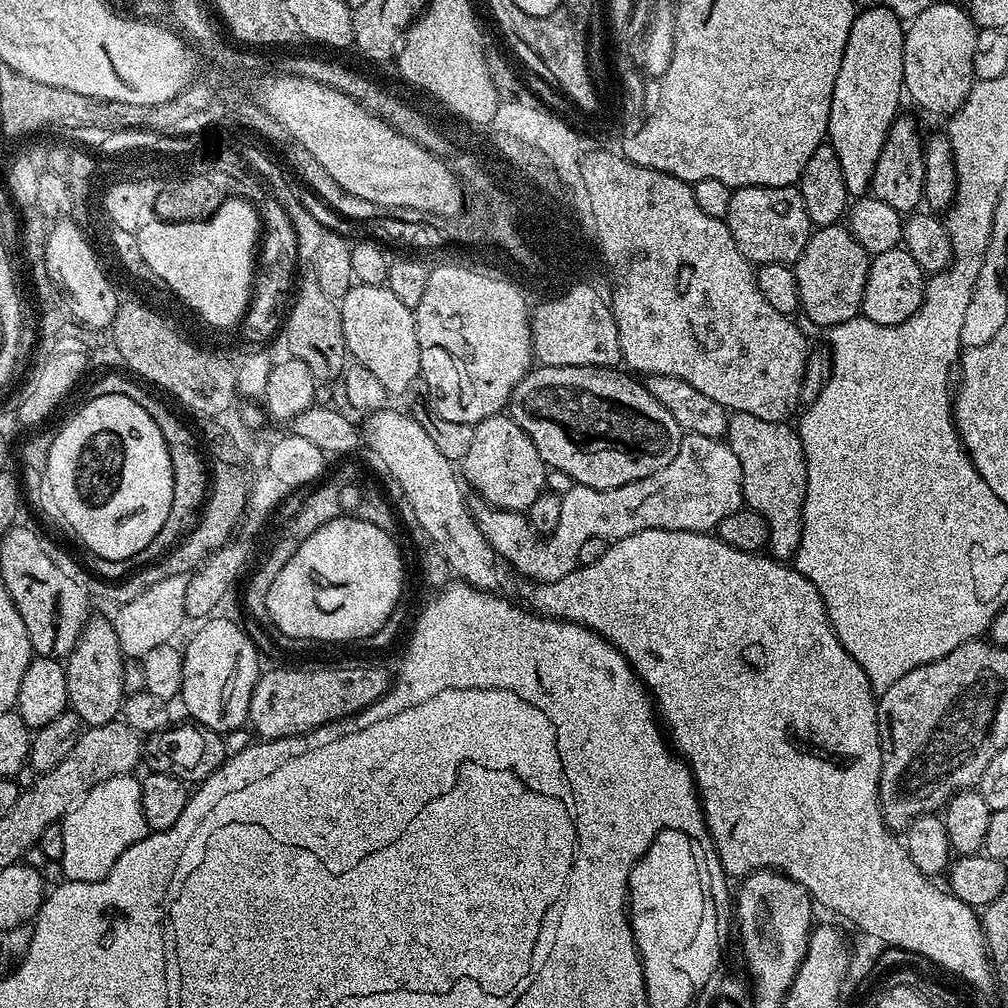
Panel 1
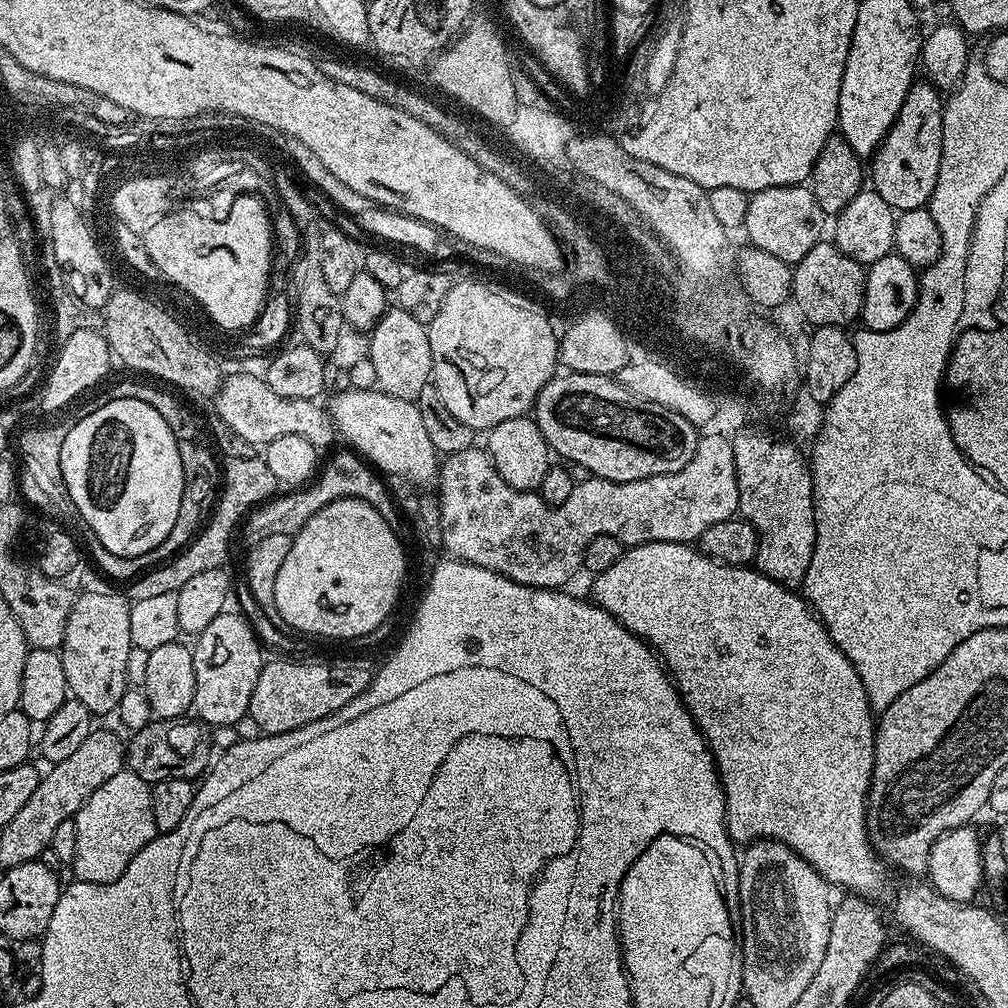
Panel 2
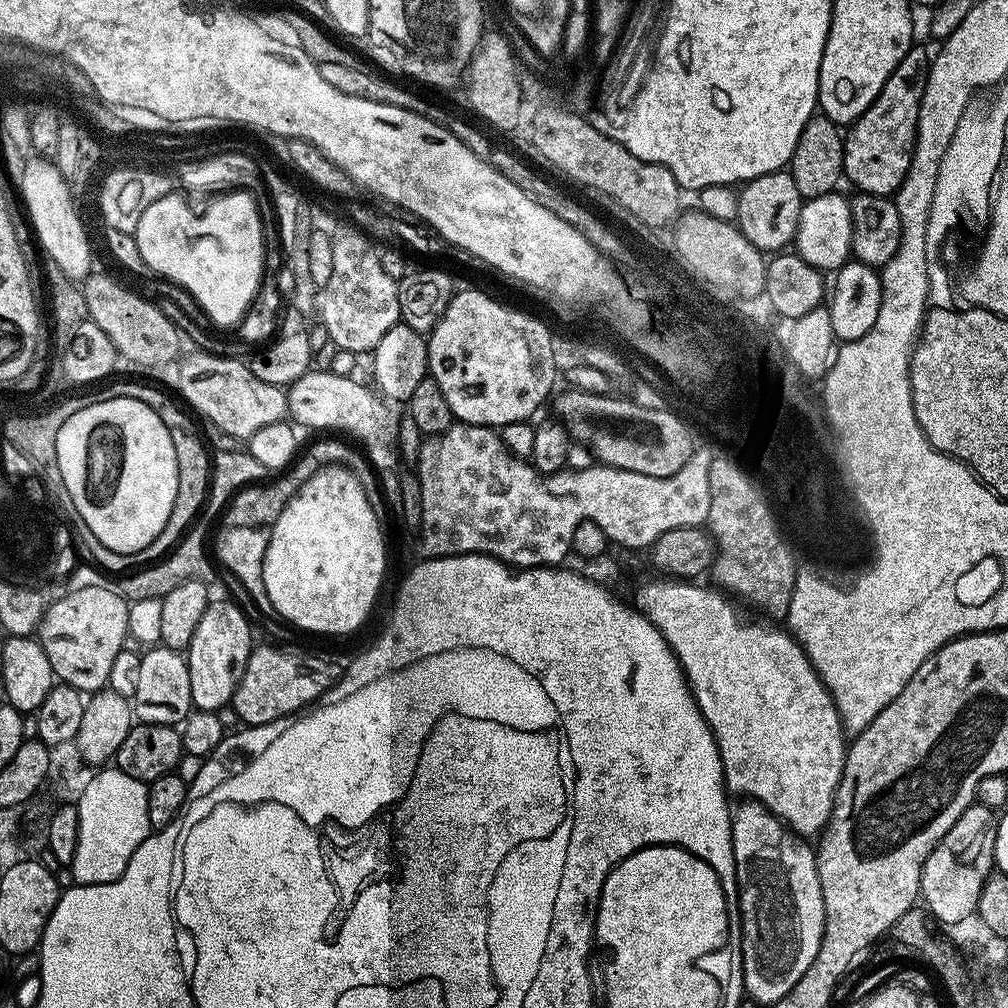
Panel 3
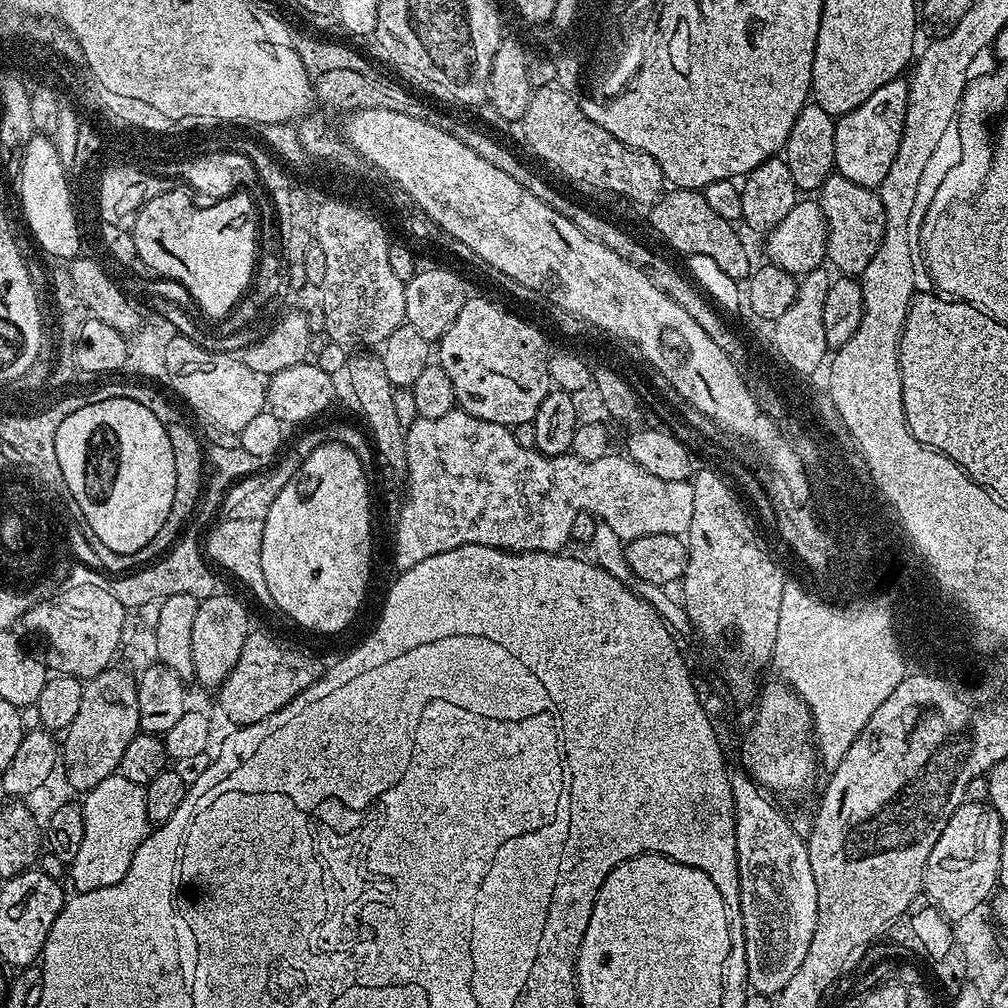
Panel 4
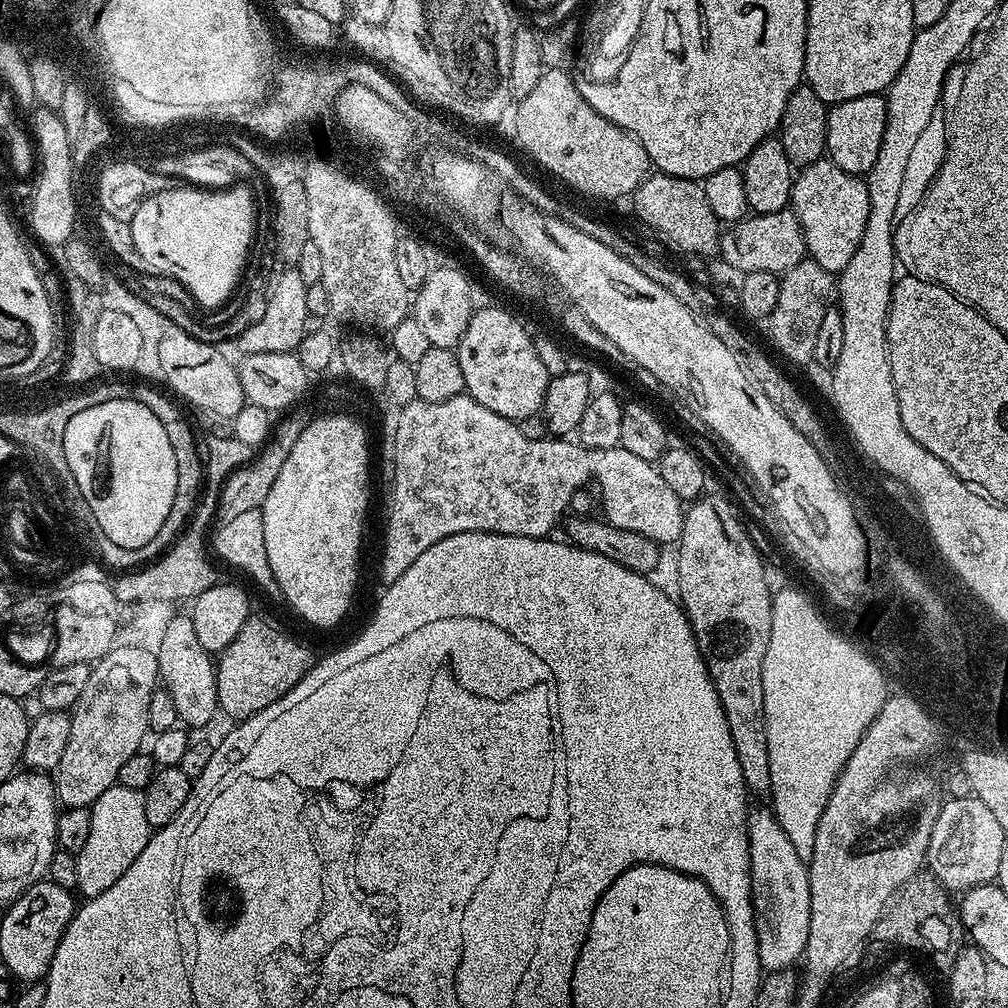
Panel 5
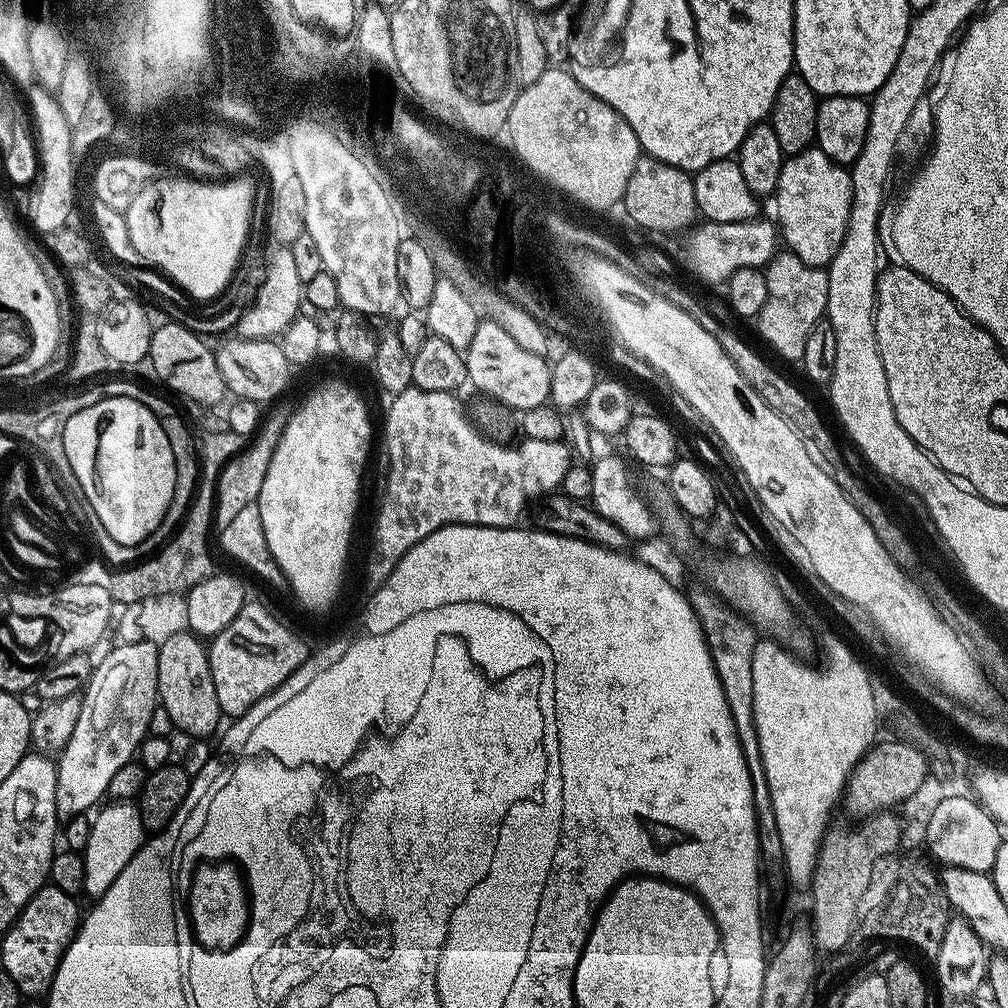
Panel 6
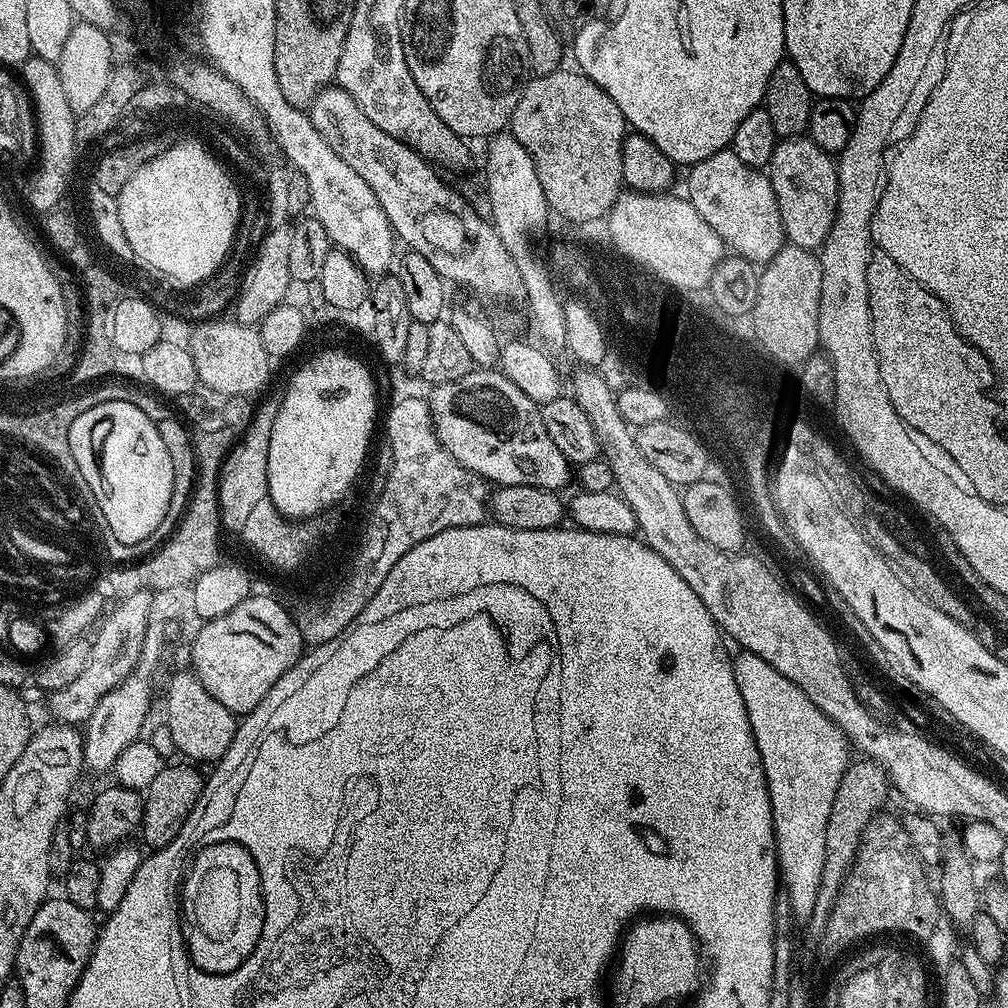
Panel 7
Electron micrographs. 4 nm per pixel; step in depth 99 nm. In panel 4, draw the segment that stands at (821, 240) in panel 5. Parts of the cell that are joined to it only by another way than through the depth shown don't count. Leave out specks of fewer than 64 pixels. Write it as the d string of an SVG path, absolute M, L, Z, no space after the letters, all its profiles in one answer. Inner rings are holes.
M833 174L818 189L818 203L828 223L827 263L833 269L836 267L837 273L859 277L876 254L887 230L886 210L882 210L879 191L858 186L858 182L850 182L850 178Z

